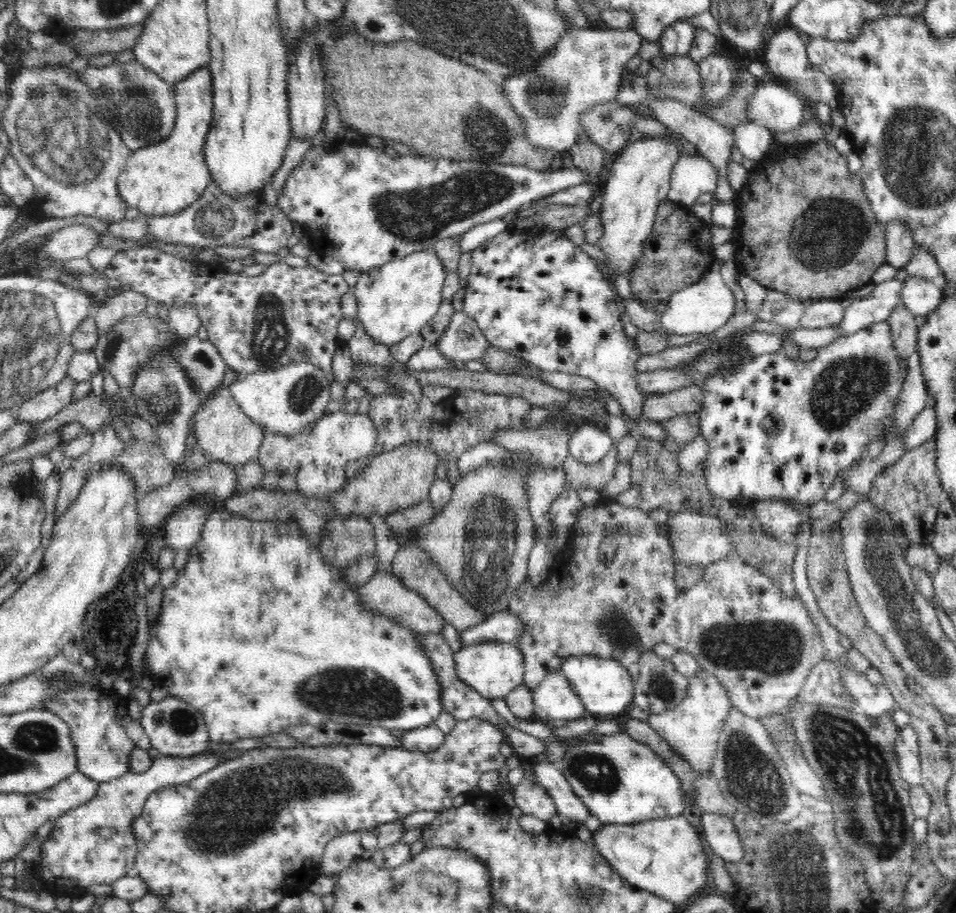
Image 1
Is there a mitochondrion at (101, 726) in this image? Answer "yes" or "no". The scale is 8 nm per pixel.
no

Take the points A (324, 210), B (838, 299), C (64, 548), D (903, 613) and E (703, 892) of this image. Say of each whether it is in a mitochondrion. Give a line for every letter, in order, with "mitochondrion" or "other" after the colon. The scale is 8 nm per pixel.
A: other
B: other
C: other
D: mitochondrion
E: other

